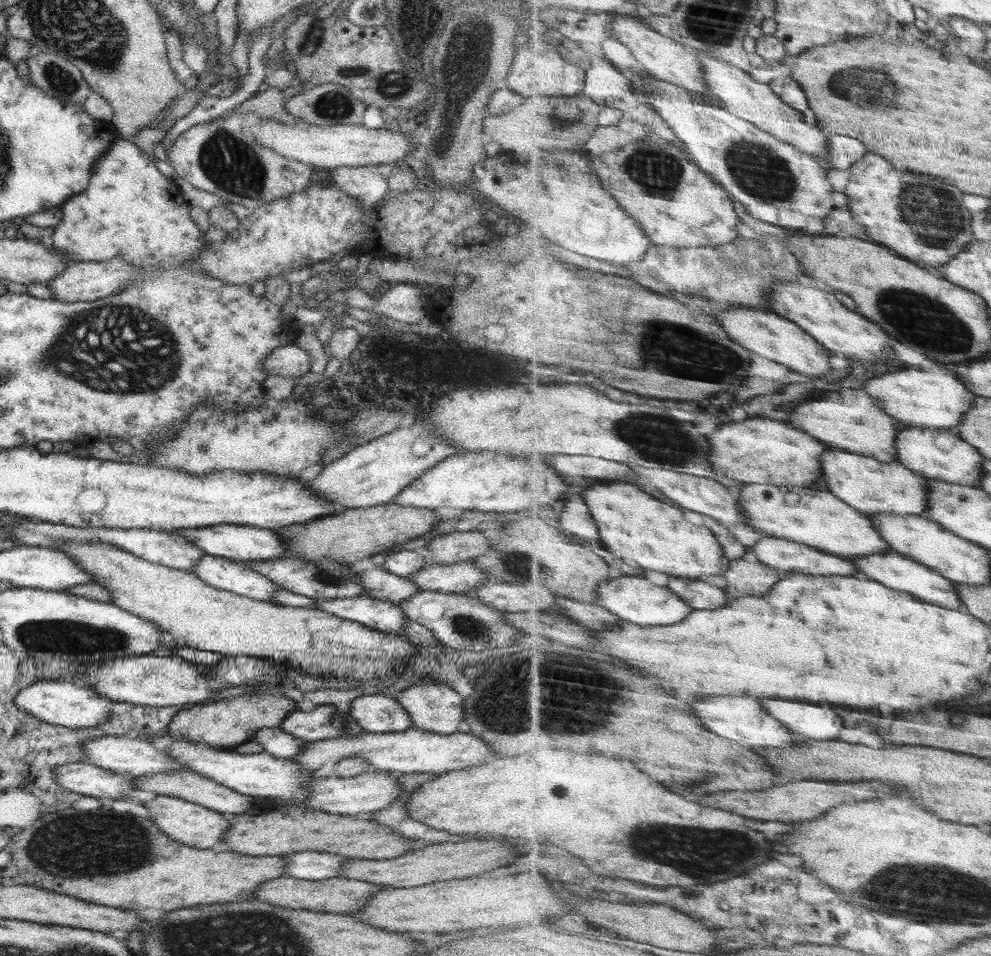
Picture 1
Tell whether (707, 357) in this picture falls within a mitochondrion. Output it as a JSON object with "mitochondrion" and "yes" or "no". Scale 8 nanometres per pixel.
{"mitochondrion":"yes"}

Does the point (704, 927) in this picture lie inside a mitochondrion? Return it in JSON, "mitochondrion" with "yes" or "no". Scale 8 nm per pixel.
{"mitochondrion":"no"}

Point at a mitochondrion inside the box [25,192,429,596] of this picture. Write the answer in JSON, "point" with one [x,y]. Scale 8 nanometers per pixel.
{"point":[107,365]}

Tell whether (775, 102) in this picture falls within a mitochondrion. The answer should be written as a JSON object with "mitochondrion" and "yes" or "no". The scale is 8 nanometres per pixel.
{"mitochondrion":"no"}

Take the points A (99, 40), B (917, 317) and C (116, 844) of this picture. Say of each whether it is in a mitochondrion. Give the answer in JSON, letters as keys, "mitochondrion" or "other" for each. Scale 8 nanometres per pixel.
{"A":"mitochondrion","B":"mitochondrion","C":"mitochondrion"}

